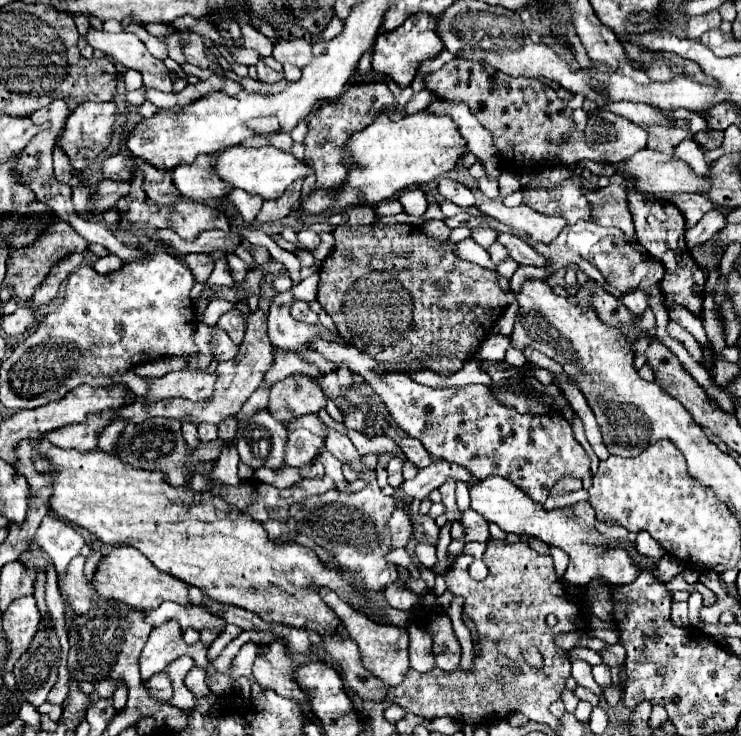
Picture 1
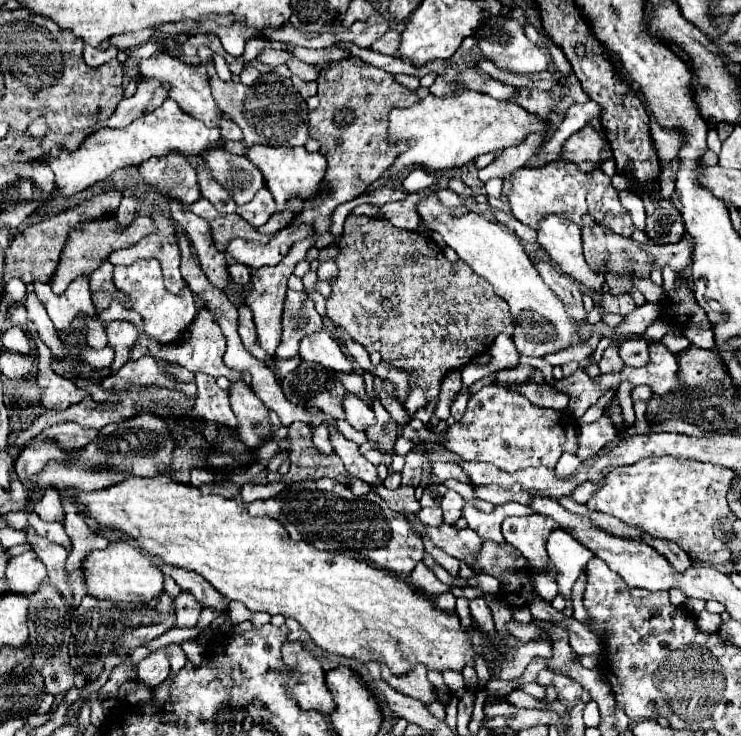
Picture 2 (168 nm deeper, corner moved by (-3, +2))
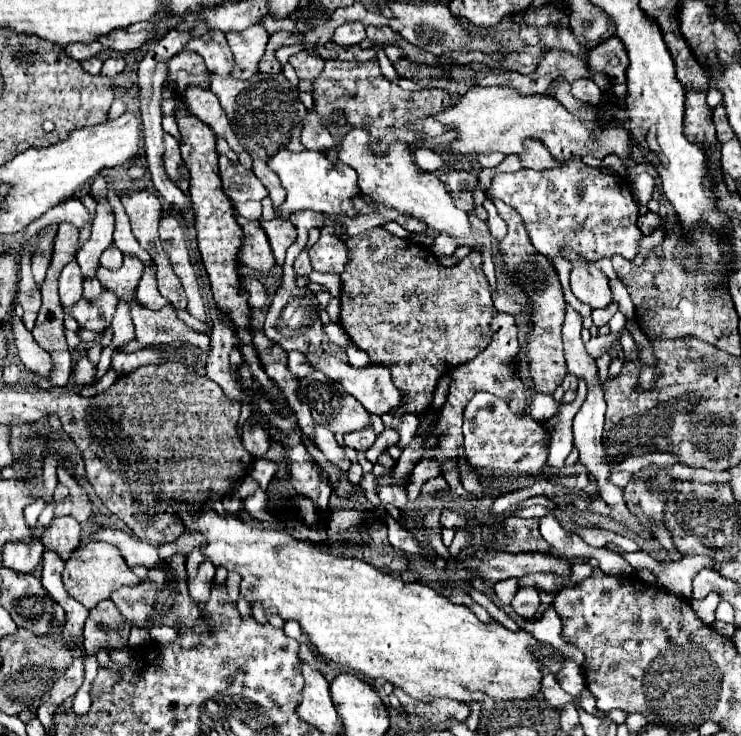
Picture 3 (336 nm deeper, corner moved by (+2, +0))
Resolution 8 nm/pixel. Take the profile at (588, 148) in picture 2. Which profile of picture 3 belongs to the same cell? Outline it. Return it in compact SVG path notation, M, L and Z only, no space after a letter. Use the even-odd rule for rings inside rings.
M536 140L528 142L526 144L526 152L520 154L520 160L522 160L522 166L524 168L530 168L530 170L546 170L546 168L560 168L562 162L554 160L548 150L538 144Z

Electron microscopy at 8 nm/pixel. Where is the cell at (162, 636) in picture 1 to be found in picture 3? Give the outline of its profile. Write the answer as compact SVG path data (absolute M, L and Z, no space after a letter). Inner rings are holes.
M196 548L186 560L188 572L188 594L196 604L202 604L210 598L210 588L214 580L214 566L206 562L206 556Z

